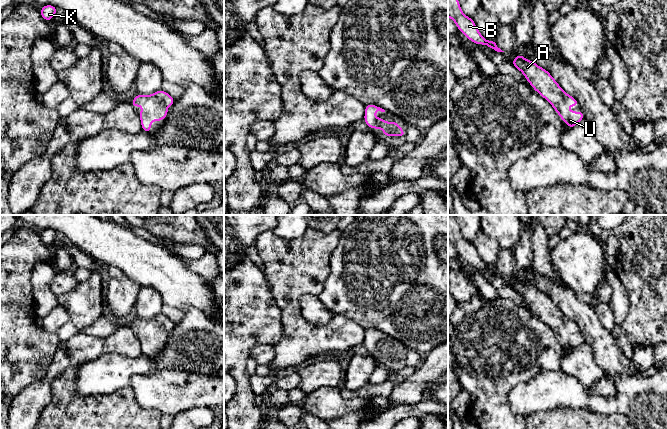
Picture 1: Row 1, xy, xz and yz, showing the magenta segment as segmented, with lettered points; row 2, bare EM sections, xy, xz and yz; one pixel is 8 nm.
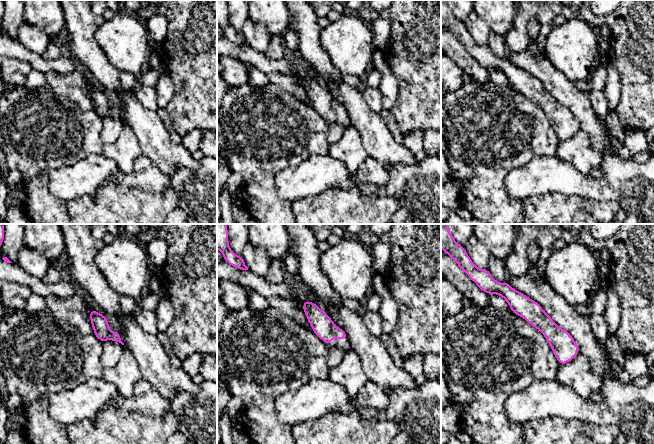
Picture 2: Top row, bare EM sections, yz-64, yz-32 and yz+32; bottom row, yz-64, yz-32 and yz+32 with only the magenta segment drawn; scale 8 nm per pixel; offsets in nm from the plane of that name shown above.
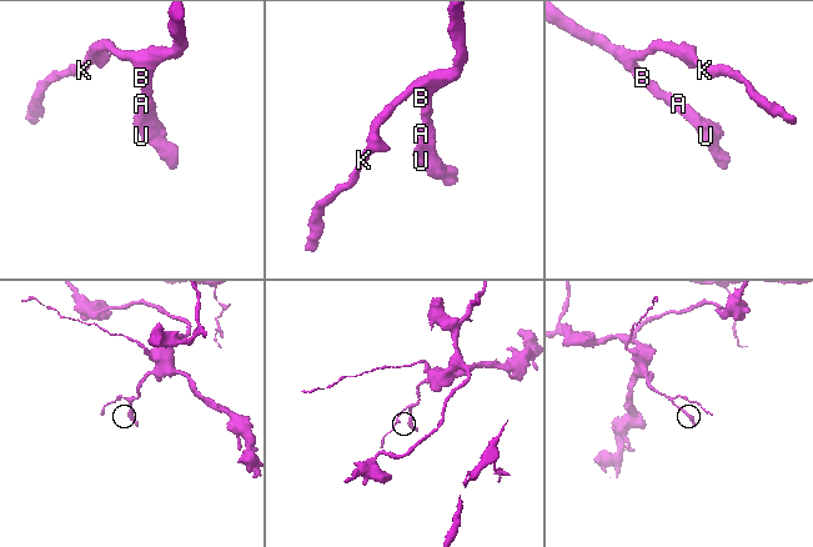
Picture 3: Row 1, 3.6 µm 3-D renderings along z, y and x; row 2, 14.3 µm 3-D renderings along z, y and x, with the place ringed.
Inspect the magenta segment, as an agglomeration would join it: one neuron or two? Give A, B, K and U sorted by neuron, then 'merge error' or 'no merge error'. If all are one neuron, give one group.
A B K U; no merge error

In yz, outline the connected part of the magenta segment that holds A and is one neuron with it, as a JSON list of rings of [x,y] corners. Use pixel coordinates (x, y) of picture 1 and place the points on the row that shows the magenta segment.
[[[517,55],[511,63],[523,73],[533,89],[552,105],[569,129],[584,119],[581,109],[576,113],[566,108],[567,106],[579,106],[579,103],[560,87],[546,69],[541,68],[534,61],[527,60],[522,55]]]

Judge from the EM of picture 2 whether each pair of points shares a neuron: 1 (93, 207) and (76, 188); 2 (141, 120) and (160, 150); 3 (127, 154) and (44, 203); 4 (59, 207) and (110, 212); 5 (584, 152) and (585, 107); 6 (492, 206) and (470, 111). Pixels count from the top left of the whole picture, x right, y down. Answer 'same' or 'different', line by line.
1: different
2: same
3: different
4: different
5: different
6: same

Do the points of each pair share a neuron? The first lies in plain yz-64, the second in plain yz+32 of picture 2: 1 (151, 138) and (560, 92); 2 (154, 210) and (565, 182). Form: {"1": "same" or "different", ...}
{"1": "same", "2": "different"}

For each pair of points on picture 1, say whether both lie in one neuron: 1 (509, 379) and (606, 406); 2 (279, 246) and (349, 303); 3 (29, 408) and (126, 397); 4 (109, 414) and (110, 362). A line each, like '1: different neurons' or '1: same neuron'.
1: different neurons
2: different neurons
3: different neurons
4: different neurons

